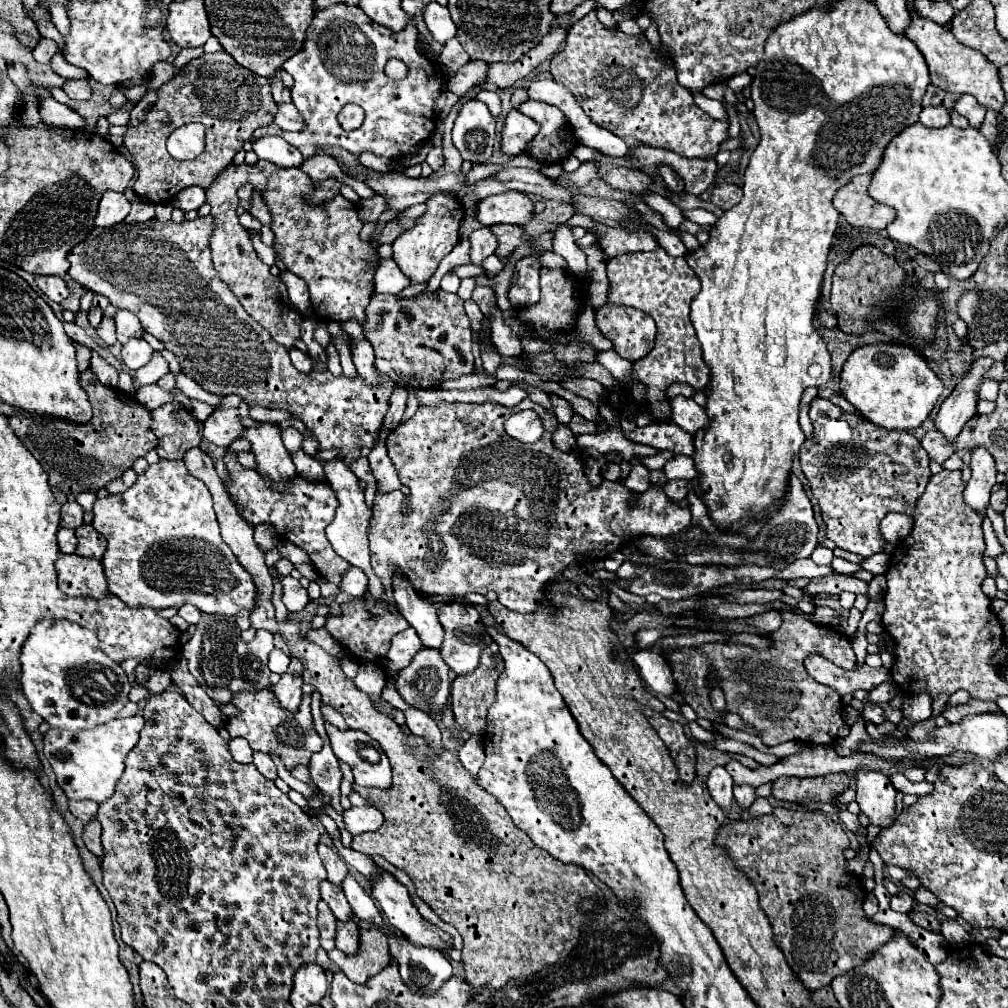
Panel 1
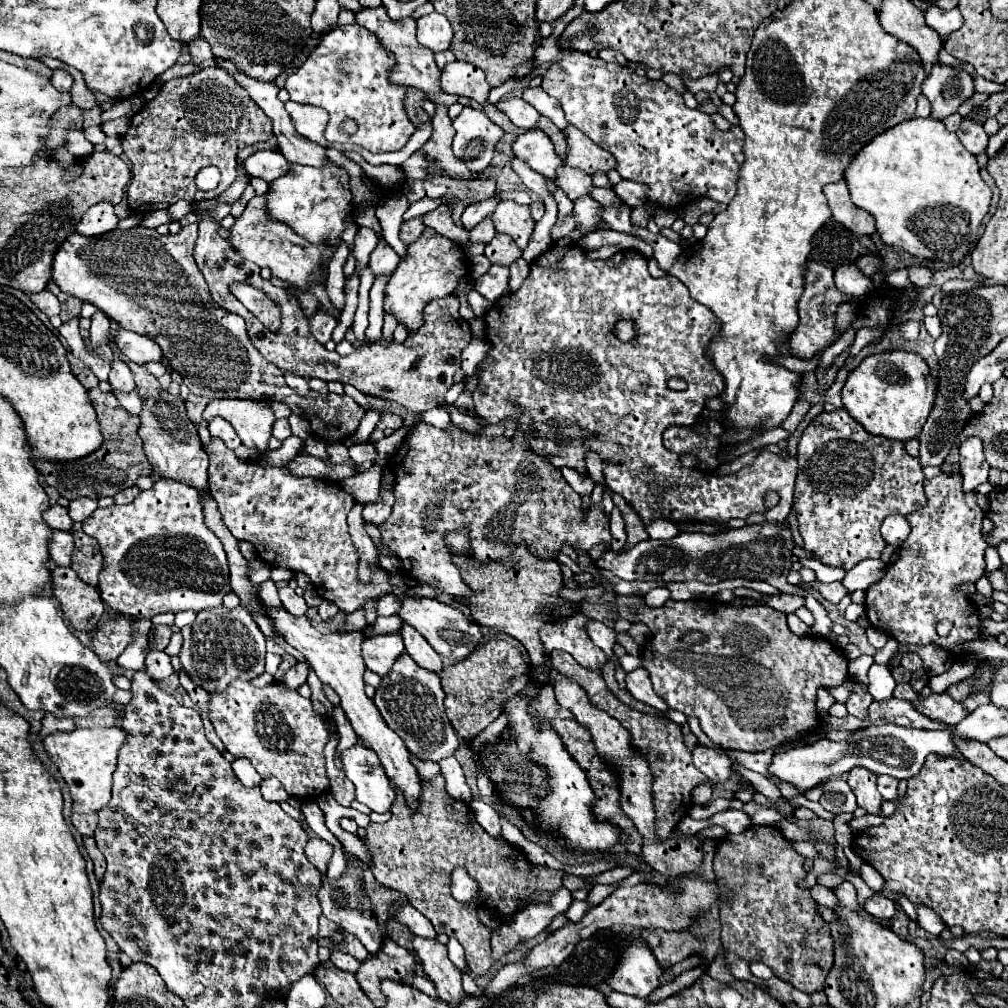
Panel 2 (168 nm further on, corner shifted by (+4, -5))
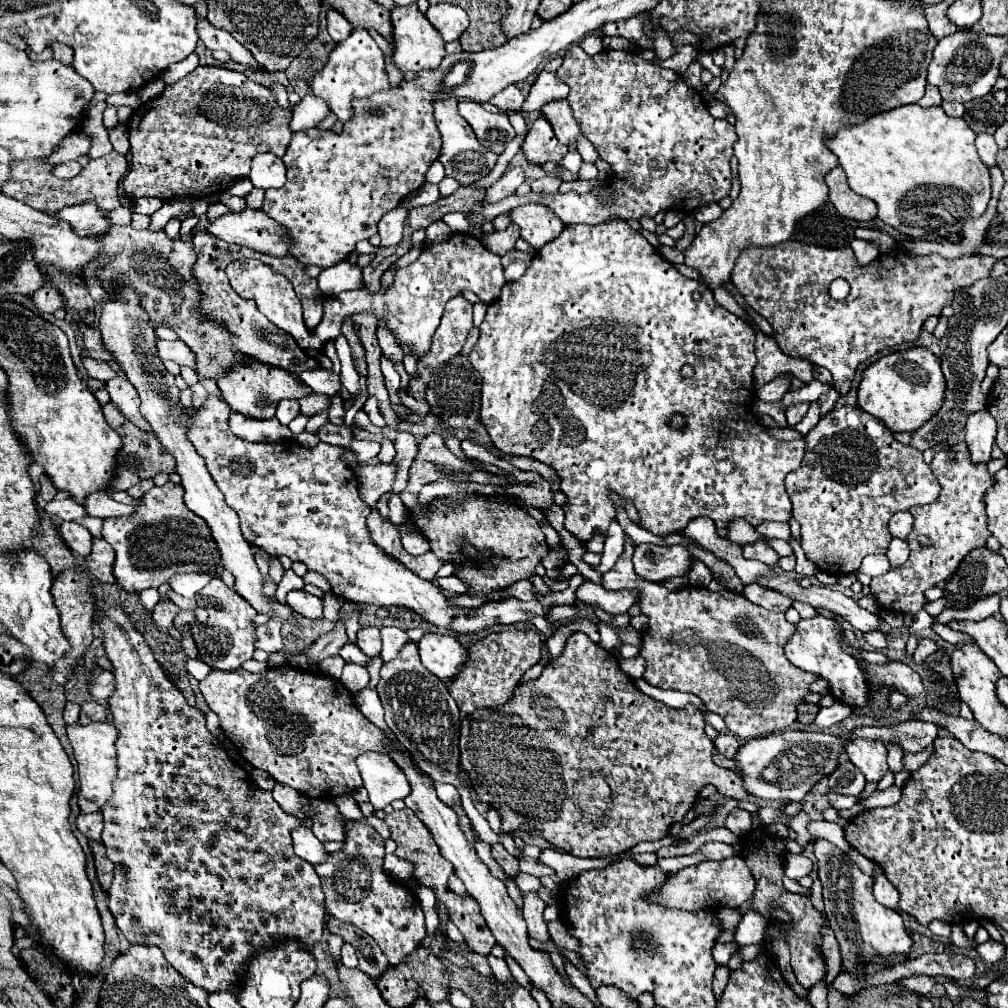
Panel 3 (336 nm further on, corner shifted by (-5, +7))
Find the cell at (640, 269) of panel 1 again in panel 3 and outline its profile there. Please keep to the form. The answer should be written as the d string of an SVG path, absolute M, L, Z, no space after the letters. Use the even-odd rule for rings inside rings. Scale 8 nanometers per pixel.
M607 221L607 223L599 223L599 225L567 225L567 227L563 229L563 233L561 233L553 243L547 243L545 247L541 247L541 249L533 255L533 261L531 261L529 269L525 271L525 275L523 275L519 281L505 283L505 287L503 287L499 299L493 301L493 303L489 305L487 315L485 315L481 327L479 327L479 341L475 343L475 347L473 347L471 353L469 353L469 363L481 373L481 379L483 379L483 391L481 391L481 423L485 425L487 433L491 435L493 445L495 445L501 453L507 453L507 455L511 455L511 457L531 457L531 459L535 459L535 461L539 461L539 463L545 463L547 467L551 467L551 469L557 471L557 475L559 475L559 479L561 479L561 491L563 491L565 497L567 497L567 503L563 505L563 511L565 511L565 523L563 523L563 525L565 525L565 529L567 529L573 537L577 537L581 543L591 541L597 533L601 533L603 537L607 537L609 523L617 519L615 503L609 499L609 493L611 493L611 491L617 493L617 495L621 497L621 507L625 507L625 503L633 503L635 509L637 509L637 513L639 513L639 525L641 525L643 529L647 529L647 531L659 535L659 537L667 537L667 535L671 535L671 533L681 533L681 531L687 527L687 523L689 523L691 519L697 519L699 515L707 515L709 519L713 519L719 537L727 537L727 533L719 533L719 531L727 529L729 523L735 521L735 519L745 519L751 527L757 527L757 525L761 525L761 523L765 523L765 521L787 521L789 515L791 515L791 501L789 501L789 495L785 493L785 483L783 483L783 481L785 481L787 473L791 473L791 471L795 471L795 469L801 467L801 459L803 459L803 455L805 455L805 441L803 441L803 439L797 439L797 441L779 441L779 439L775 439L773 435L767 433L767 429L757 421L755 415L743 415L743 413L741 413L741 407L753 409L753 405L755 405L753 367L755 367L757 361L755 361L755 333L753 333L753 329L751 329L741 317L737 317L737 315L729 313L725 307L721 307L721 305L713 299L713 291L711 291L707 285L683 277L683 275L673 267L673 263L669 263L655 247L651 247L651 245L647 243L647 239L645 239L641 233L633 231L625 221ZM693 293L701 293L701 299L693 299ZM683 365L691 365L693 371L695 371L695 375L693 375L693 377L683 377L683 375L681 375ZM673 415L683 415L685 425L683 425L681 429L675 429L675 427L669 425L671 419L673 419Z

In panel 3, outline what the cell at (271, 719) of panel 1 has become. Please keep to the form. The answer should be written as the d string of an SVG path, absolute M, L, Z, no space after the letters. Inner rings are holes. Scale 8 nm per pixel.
M283 665L261 673L249 673L243 669L211 671L207 679L199 683L199 689L207 705L219 715L223 733L239 749L241 757L253 767L267 771L277 783L289 785L305 797L333 799L359 789L363 781L355 759L365 751L389 753L389 747L383 743L383 731L361 715L353 695L337 679Z

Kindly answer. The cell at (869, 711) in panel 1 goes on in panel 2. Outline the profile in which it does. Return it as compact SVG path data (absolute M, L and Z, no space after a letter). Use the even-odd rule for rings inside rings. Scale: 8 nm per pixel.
M858 683L852 687L852 695L846 701L848 713L858 717L858 719L868 719L868 705L872 703L872 697L866 689L862 689Z

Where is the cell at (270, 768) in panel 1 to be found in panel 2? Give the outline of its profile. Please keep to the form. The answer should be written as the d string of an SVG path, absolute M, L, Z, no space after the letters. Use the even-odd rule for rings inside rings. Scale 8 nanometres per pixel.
M276 777L262 779L260 789L262 789L264 799L268 799L268 801L276 801L276 803L280 803L280 801L286 801L286 799L288 799L288 793L284 791L282 783L280 783Z

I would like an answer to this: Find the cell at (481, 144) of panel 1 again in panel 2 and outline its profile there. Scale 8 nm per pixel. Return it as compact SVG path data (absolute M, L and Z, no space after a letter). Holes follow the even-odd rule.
M470 105L462 109L452 125L456 129L452 141L454 155L464 161L472 173L486 169L492 163L494 147L504 131L494 125L482 109L474 109Z

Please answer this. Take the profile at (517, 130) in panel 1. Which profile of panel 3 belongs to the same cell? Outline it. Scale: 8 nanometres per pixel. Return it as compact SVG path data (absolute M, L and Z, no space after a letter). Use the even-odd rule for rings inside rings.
M539 117L533 123L533 127L529 129L529 133L521 145L521 153L525 155L527 163L531 163L531 165L543 165L547 161L559 165L567 153L567 147L557 141L549 123L543 117Z

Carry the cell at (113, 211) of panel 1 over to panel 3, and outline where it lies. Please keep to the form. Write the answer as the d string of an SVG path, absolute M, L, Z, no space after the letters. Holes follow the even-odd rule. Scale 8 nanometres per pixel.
M81 203L77 207L63 207L63 211L57 211L53 215L57 221L65 221L71 225L71 229L81 235L101 235L107 231L109 221L105 219L105 213L93 207L93 203Z

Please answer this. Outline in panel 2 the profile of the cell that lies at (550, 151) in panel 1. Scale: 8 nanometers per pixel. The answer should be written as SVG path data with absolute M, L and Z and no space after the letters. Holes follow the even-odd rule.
M510 97L508 101L498 101L496 107L500 111L504 111L516 127L536 127L538 119L542 117L532 105L528 105L520 97Z

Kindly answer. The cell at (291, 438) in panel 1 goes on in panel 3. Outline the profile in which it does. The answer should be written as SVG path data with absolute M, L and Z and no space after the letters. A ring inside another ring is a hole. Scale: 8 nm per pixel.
M283 399L279 405L277 405L277 419L283 423L283 425L289 425L291 419L295 419L299 415L299 403L297 399Z

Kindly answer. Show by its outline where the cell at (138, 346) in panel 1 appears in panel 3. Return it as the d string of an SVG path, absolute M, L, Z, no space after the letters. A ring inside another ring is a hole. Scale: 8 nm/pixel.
M111 379L107 383L107 391L111 395L113 405L119 409L119 413L129 419L133 425L137 425L141 431L151 431L149 423L145 423L145 419L139 413L139 395L135 391L135 387L131 387L129 379Z

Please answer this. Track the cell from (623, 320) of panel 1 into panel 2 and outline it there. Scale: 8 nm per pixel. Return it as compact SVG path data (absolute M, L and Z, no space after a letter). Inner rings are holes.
M620 319L620 323L614 325L612 329L614 337L618 337L622 343L630 343L636 337L636 323L632 323L630 319Z

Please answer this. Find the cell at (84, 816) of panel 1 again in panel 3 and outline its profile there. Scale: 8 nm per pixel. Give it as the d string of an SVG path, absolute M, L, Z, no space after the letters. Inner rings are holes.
M101 813L77 817L77 829L91 841L101 841Z

